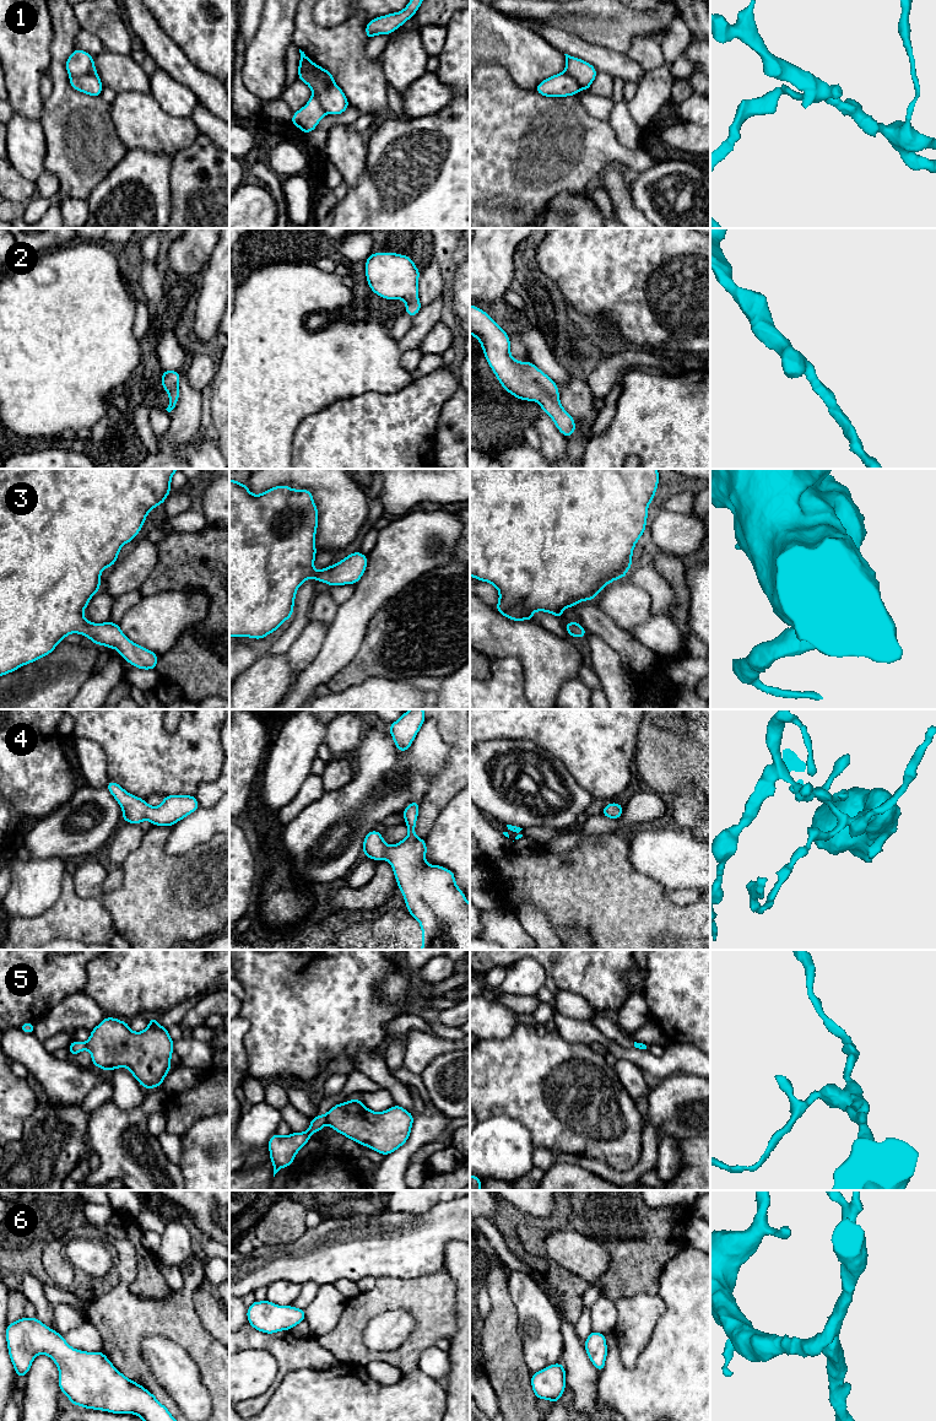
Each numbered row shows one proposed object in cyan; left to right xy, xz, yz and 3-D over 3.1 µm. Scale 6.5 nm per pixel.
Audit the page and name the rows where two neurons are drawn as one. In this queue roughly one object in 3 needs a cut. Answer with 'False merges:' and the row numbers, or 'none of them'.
False merges: 1, 5

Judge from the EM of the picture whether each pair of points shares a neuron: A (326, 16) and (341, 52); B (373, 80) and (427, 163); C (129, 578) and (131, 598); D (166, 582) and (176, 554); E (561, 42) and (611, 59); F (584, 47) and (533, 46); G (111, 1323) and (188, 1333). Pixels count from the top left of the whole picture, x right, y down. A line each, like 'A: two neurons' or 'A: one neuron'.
A: two neurons
B: two neurons
C: two neurons
D: one neuron
E: one neuron
F: two neurons
G: one neuron

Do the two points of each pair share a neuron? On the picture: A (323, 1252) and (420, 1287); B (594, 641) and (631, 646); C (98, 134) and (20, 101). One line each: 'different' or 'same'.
A: different
B: different
C: different

